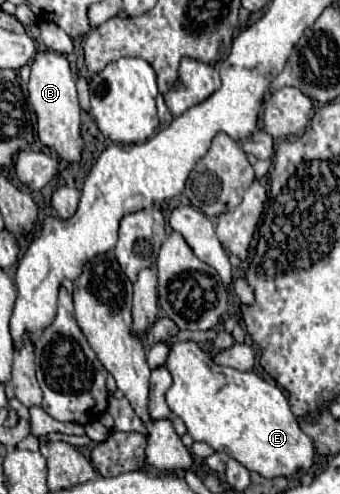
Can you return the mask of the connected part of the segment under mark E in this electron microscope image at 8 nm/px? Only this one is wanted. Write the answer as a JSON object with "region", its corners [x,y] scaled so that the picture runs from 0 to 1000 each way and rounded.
{"region":[[[521,692],[491,721],[491,749],[509,761],[509,777],[491,789],[491,818],[509,838],[521,838],[562,879],[568,891],[609,895],[626,911],[662,915],[715,939],[726,951],[762,955],[774,968],[868,964],[879,951],[909,951],[926,927],[921,891],[879,866],[838,798],[797,773],[779,773],[750,753],[709,753],[685,745],[638,741],[621,729],[621,713],[591,704],[579,692]]]}

